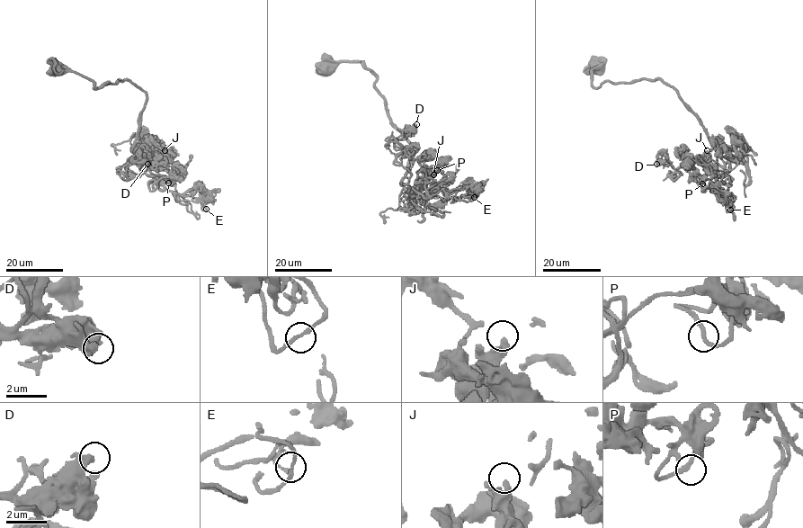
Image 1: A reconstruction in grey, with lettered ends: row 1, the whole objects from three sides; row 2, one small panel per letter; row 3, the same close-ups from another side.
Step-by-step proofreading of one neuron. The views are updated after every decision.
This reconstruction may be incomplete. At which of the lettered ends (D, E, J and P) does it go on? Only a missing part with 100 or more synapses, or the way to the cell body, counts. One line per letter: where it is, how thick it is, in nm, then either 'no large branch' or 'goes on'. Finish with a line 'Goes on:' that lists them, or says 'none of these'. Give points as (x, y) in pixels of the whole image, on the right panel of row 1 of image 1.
D: at (656, 164); 260 nm thick; no large branch
E: at (730, 210); 160 nm thick; no large branch
J: at (707, 150); 380 nm thick; no large branch
P: at (702, 183); 170 nm thick; no large branch
Goes on: none of these

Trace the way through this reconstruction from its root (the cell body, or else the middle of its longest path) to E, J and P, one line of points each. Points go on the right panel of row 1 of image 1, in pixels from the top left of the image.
E: (598, 67), (594, 87), (661, 79), (678, 93), (731, 179), (727, 194), (718, 194), (730, 210)
J: (598, 67), (594, 87), (642, 79), (670, 85), (717, 150), (707, 171), (688, 160), (701, 165), (707, 150)
P: (598, 67), (592, 70), (594, 87), (606, 81), (661, 79), (678, 93), (731, 179), (699, 177), (702, 183)

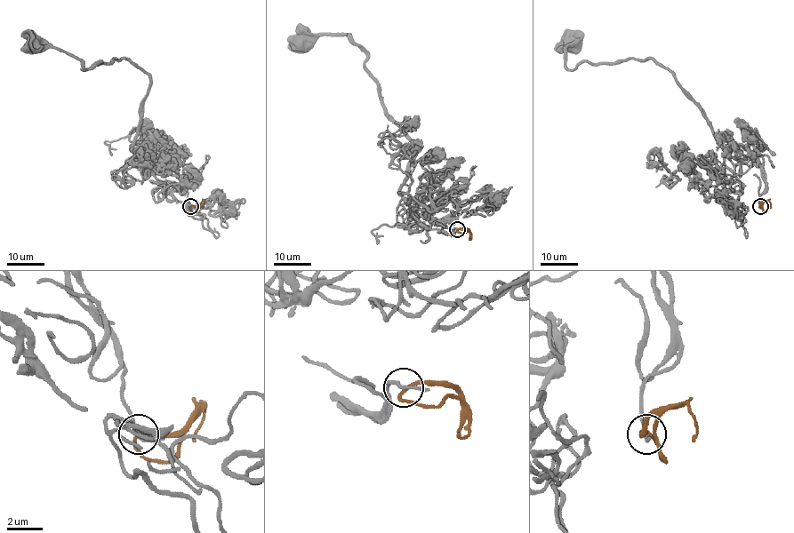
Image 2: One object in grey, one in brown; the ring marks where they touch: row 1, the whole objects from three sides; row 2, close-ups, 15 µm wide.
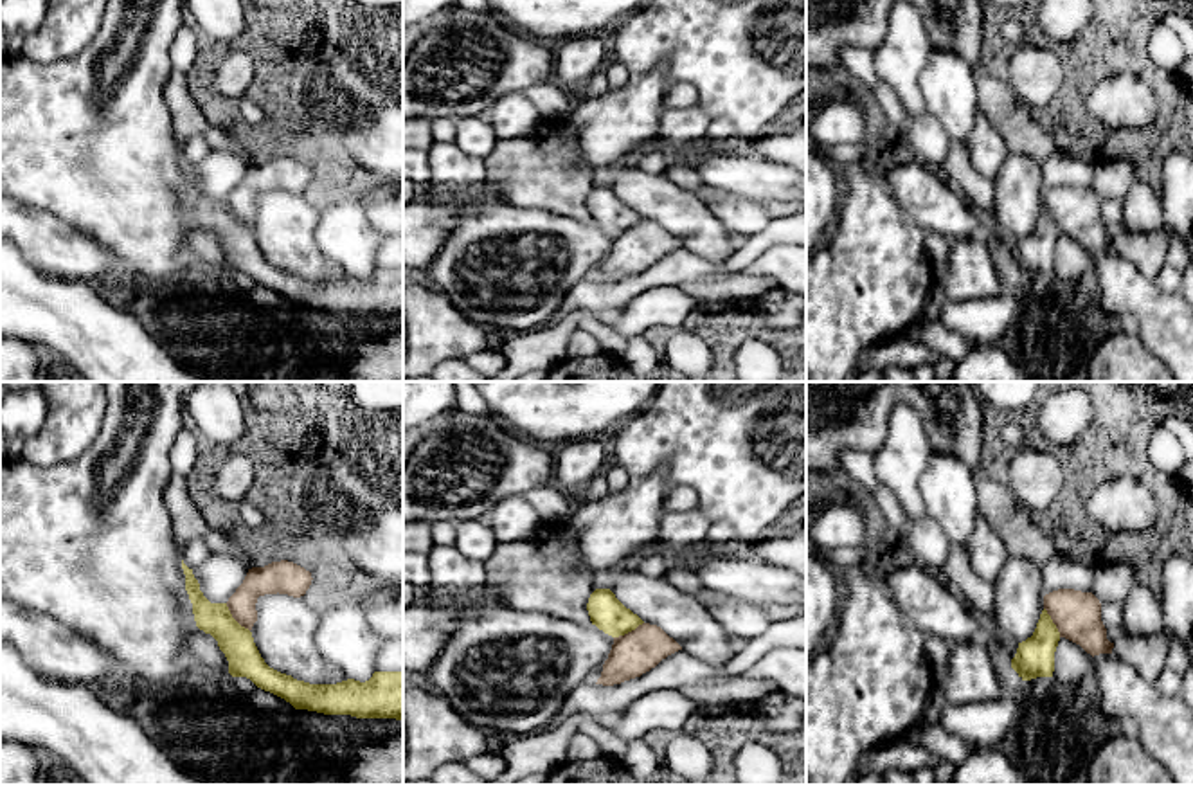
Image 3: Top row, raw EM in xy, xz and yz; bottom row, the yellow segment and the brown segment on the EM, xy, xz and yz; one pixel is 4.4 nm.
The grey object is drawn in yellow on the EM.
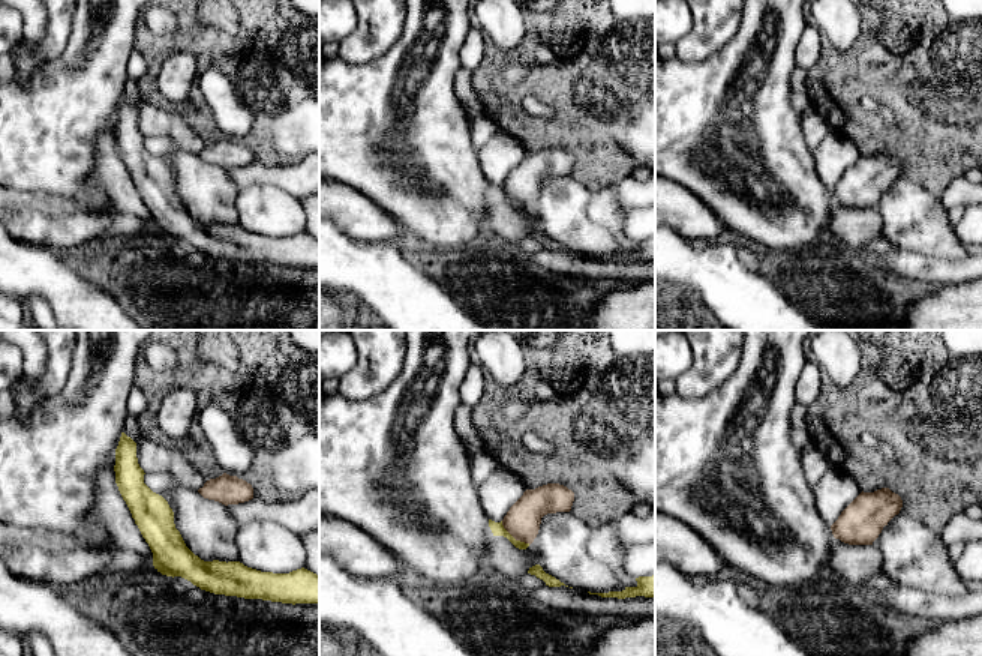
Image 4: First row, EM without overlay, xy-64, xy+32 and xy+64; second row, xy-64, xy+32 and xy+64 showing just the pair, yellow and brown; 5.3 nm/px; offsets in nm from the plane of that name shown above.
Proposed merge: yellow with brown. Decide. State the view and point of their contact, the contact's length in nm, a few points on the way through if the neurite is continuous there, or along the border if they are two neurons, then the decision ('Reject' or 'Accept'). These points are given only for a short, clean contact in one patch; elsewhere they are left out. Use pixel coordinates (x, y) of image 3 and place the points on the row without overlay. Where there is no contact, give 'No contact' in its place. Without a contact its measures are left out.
Touches yellow at xy (233, 215). Shared border 170 nm. Path across: xy (236, 238), (233, 215), (242, 200), (272, 175). Accept

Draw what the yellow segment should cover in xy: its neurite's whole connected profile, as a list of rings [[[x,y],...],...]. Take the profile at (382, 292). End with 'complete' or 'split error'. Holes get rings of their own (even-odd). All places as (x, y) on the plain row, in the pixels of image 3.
[[[184,157],[182,166],[196,223],[218,238],[232,274],[250,275],[295,306],[403,317],[403,268],[374,268],[365,279],[309,281],[270,265],[261,254],[250,229],[257,218],[257,194],[277,189],[304,193],[313,176],[309,167],[288,157],[252,164],[227,200],[211,200]]]; split error

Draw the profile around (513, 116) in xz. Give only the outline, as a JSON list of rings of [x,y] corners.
[[[522,92],[497,99],[482,117],[488,121],[498,140],[511,140],[533,133],[543,117],[534,103]]]

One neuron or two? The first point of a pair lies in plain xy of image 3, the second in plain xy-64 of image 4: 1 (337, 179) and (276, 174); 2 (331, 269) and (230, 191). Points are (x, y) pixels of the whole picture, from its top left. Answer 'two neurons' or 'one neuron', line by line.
1: two neurons
2: one neuron

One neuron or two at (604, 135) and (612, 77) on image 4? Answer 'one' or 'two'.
one

